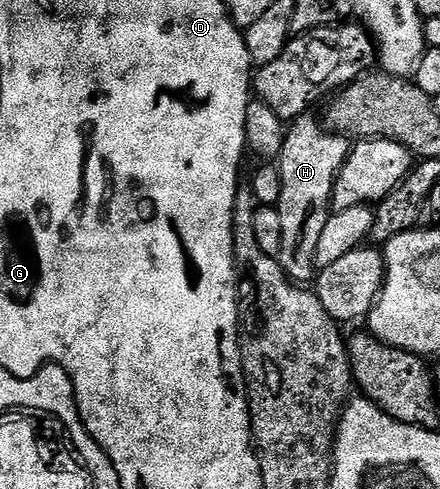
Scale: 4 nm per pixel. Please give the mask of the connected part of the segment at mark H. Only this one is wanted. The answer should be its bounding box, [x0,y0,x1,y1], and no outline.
[278,115,350,283]

